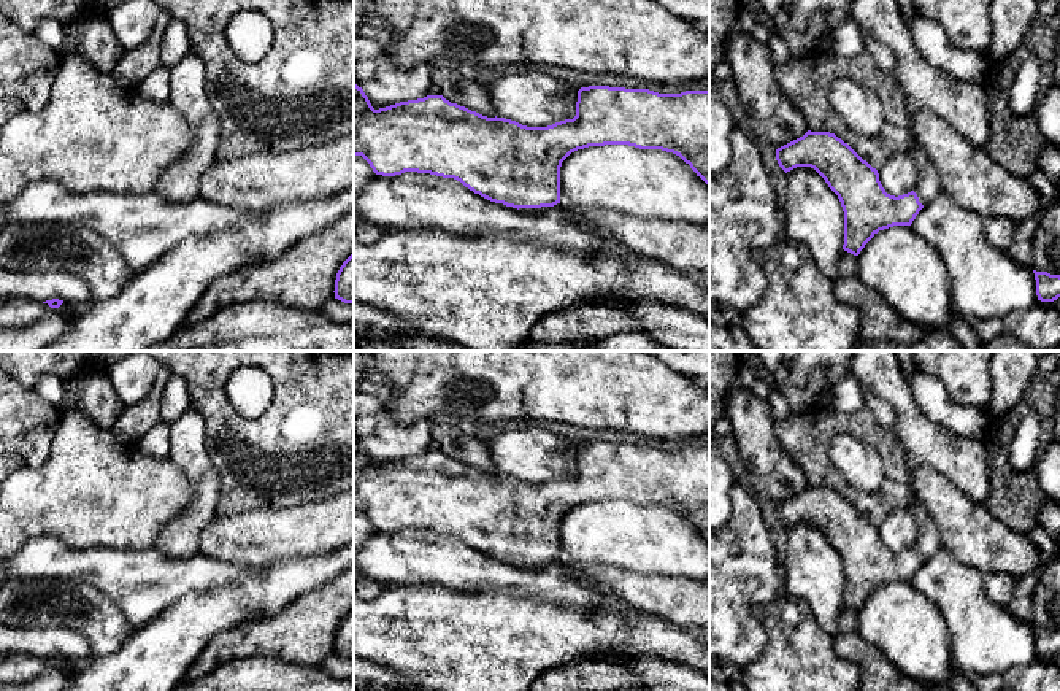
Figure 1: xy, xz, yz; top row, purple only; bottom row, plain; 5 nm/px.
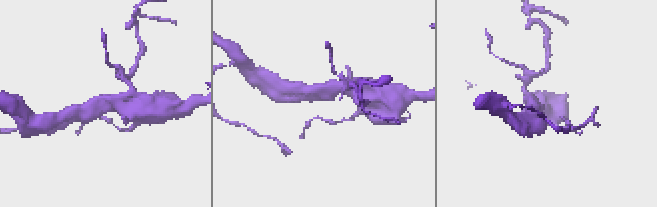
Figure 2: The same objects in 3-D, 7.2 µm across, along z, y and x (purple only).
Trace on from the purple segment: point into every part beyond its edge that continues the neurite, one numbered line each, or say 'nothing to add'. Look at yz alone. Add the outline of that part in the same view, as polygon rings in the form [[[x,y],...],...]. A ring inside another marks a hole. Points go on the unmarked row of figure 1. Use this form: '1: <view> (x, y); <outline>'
1: yz (927, 544); [[[912,500],[909,508],[917,523],[917,540],[914,548],[917,550],[919,558],[927,561],[941,548],[939,532],[933,518],[919,500]]]

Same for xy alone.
nothing to add

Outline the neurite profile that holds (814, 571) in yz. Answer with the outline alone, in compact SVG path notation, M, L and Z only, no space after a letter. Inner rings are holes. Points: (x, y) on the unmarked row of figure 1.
M811 523L787 531L785 589L809 604L819 626L835 637L844 600L844 567L838 551Z

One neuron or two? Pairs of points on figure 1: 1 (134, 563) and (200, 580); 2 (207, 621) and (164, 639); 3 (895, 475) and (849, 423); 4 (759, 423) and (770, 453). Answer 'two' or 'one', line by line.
1: one
2: one
3: one
4: one

